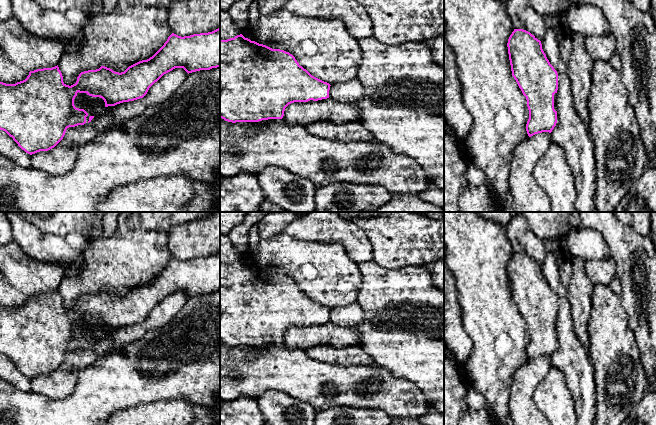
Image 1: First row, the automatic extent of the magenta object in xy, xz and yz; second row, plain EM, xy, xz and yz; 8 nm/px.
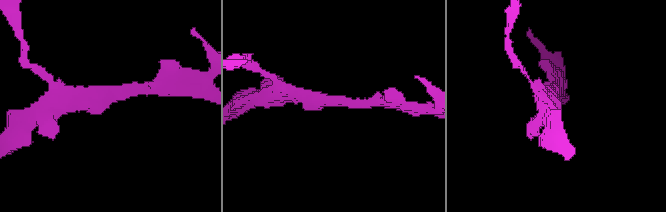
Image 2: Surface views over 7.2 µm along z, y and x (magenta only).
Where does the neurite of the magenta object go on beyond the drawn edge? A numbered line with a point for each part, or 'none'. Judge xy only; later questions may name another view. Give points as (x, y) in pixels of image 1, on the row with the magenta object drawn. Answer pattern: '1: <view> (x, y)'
1: xy (96, 110)

